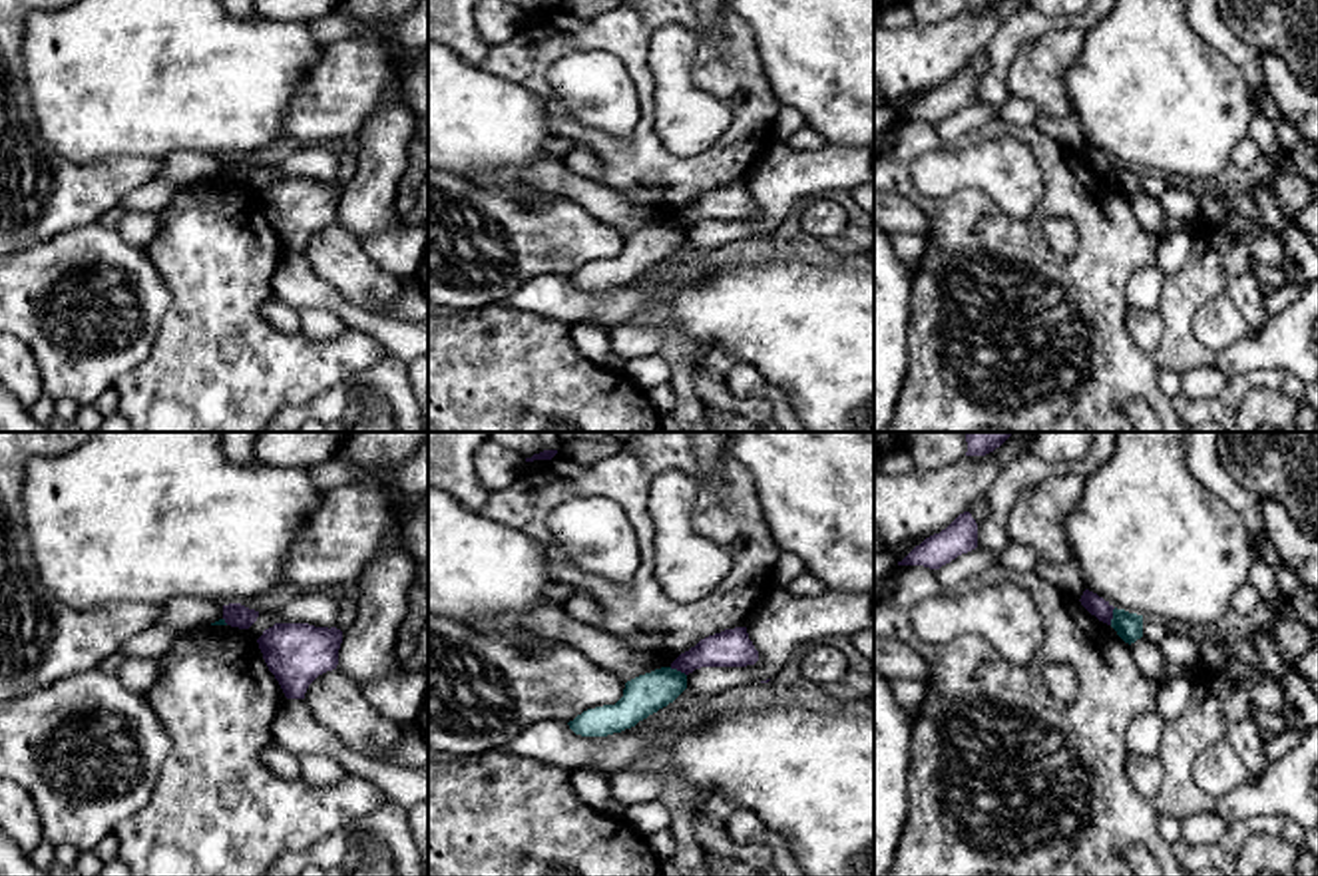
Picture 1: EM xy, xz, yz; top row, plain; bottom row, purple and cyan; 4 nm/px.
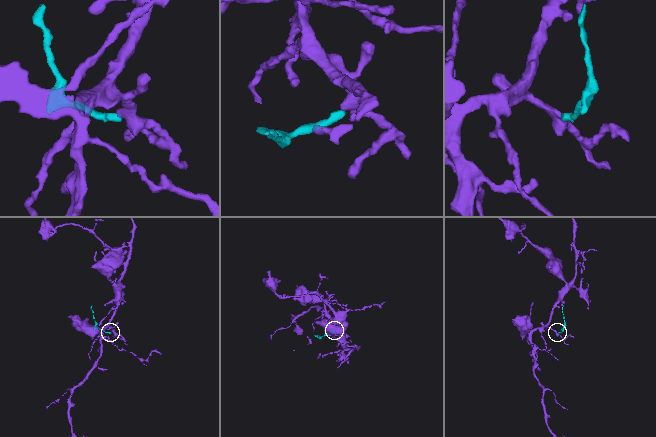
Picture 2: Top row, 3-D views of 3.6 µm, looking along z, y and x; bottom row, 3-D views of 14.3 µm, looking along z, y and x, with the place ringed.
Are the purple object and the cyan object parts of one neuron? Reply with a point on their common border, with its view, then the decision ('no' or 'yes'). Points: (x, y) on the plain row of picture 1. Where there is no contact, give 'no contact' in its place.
meets purple in yz at (1111, 170); no

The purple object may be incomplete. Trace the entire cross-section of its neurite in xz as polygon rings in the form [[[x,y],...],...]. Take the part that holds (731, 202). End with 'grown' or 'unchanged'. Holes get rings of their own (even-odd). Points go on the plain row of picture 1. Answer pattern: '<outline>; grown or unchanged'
[[[747,181],[725,183],[701,193],[695,201],[681,207],[671,223],[685,229],[701,221],[747,221],[759,215],[759,205],[749,193]]]; unchanged

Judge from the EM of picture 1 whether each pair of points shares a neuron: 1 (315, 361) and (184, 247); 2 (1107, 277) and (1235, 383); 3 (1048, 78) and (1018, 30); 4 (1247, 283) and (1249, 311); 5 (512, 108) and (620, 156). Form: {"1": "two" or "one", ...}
{"1": "one", "2": "two", "3": "two", "4": "one", "5": "two"}

